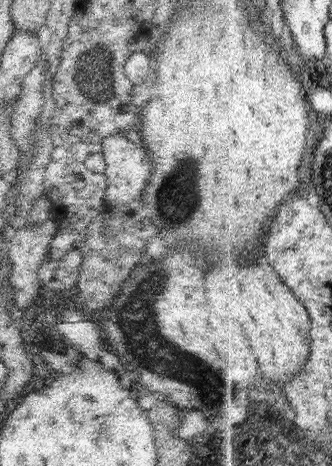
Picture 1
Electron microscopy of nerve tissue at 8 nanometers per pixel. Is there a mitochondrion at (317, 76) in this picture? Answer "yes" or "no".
no

